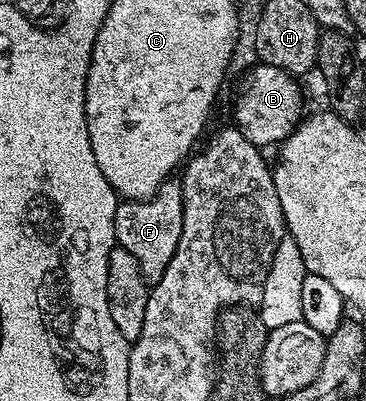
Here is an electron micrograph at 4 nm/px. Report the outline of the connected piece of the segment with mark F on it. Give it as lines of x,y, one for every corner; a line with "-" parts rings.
167,180
151,198
138,201
119,201
114,213
114,237
117,245
123,246
136,258
136,264
142,262
167,262
180,244
182,225
184,224
184,200
182,183
178,180

